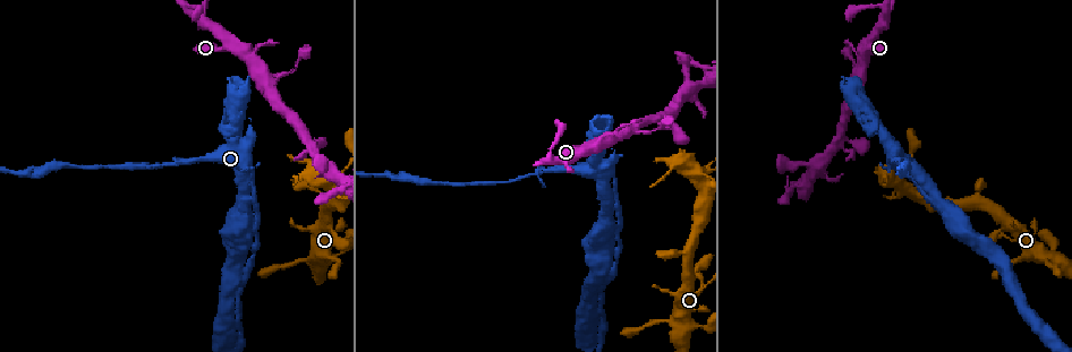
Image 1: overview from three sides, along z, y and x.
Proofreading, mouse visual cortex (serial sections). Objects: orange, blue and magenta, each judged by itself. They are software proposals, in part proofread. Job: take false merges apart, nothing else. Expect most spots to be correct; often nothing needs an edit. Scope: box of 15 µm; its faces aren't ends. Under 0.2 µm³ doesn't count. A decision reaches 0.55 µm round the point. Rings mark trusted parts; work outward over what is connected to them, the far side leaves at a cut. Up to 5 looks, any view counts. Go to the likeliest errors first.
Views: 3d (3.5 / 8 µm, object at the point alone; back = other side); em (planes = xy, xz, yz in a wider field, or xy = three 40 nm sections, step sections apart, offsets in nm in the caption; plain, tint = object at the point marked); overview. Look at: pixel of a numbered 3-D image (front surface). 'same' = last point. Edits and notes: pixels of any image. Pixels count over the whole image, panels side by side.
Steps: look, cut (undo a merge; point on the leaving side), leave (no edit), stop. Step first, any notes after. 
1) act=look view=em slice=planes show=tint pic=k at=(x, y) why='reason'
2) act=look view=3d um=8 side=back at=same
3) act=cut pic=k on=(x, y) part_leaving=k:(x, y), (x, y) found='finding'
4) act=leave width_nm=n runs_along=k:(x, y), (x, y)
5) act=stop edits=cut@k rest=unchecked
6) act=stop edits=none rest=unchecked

act=look view=3d um=8 pic=1 at=(924, 180) why='two arms at a narrow angle'

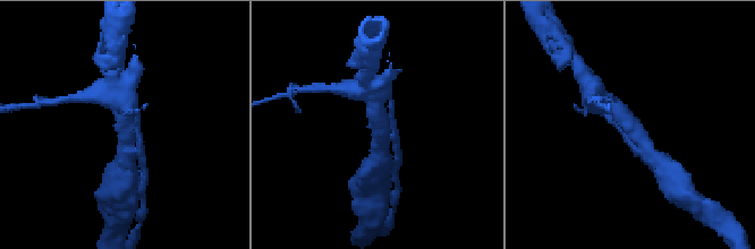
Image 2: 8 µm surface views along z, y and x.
act=look view=em slice=xy step=5 show=tint pic=2 at=(631, 126) arms=3 arm_widths_nm=200,500,600

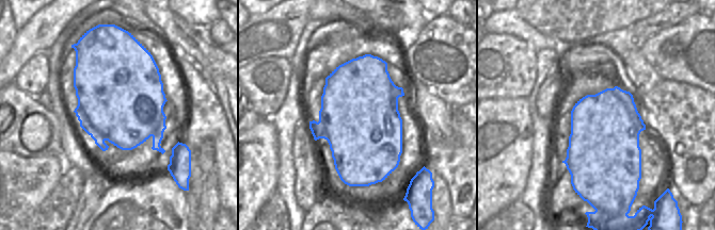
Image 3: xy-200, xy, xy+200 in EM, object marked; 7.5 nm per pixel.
act=leave width_nm=600 runs_along=2:(610, 105), (617, 108), (652, 155) found='all the same cell'

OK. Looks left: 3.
act=look view=3d um=3.5 pic=1 at=(701, 172) why='two arms at a narrow angle'

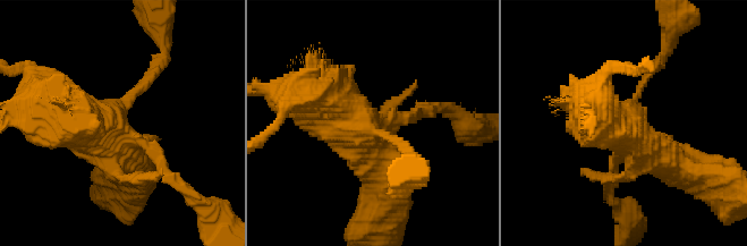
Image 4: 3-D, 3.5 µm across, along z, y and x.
act=look view=em slice=xy step=3 show=tint pic=4 at=(365, 129)

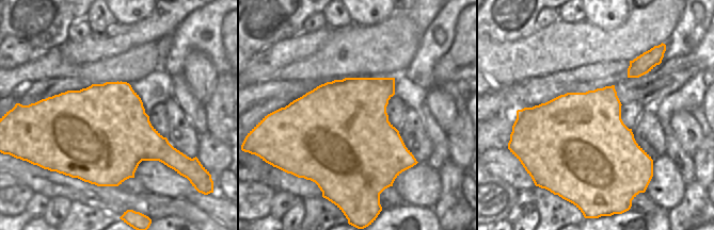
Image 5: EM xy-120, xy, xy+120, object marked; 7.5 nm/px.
act=leave runs_along=4:(126, 159), (95, 135), (161, 61) found='continuous, no second cell'

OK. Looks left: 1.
act=stop edits=none rest=unchecked

